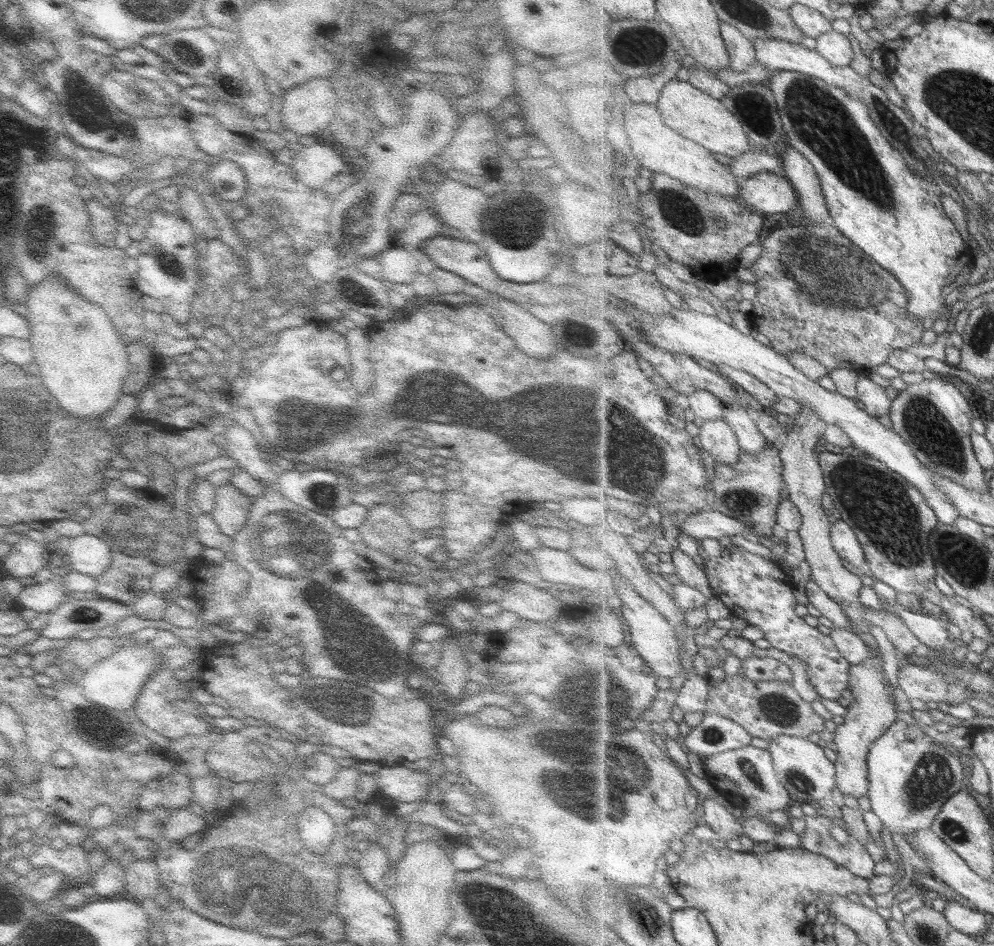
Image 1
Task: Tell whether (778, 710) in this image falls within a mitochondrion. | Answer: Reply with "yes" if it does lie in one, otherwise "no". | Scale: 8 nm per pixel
yes

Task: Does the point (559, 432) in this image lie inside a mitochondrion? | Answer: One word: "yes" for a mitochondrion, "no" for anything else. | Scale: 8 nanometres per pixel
yes

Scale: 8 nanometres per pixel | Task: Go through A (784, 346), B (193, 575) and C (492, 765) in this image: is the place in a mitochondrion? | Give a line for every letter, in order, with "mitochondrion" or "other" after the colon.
A: other
B: other
C: other

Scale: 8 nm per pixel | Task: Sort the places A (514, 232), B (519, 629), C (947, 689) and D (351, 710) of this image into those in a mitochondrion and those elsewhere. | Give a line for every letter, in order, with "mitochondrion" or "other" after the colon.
A: mitochondrion
B: other
C: other
D: mitochondrion

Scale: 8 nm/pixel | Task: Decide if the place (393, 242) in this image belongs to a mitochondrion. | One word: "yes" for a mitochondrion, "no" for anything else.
no

